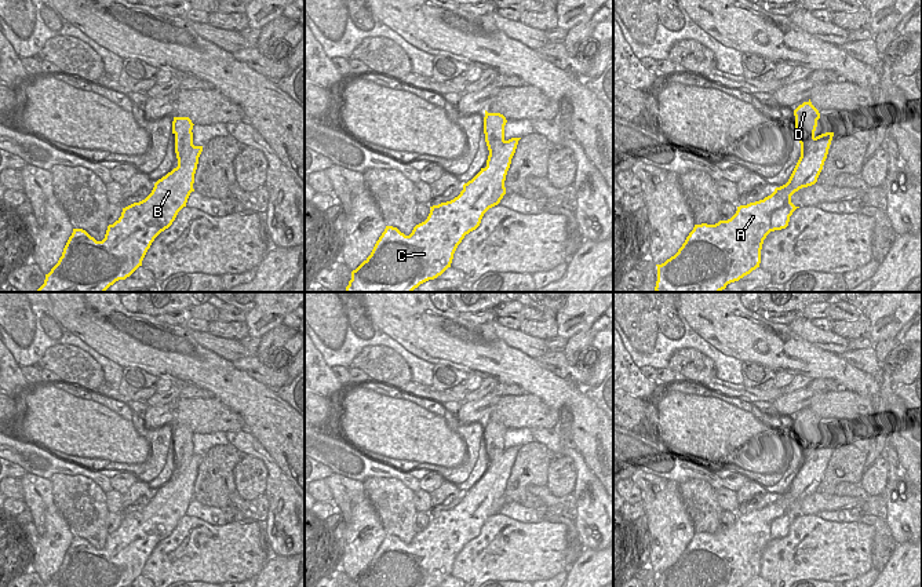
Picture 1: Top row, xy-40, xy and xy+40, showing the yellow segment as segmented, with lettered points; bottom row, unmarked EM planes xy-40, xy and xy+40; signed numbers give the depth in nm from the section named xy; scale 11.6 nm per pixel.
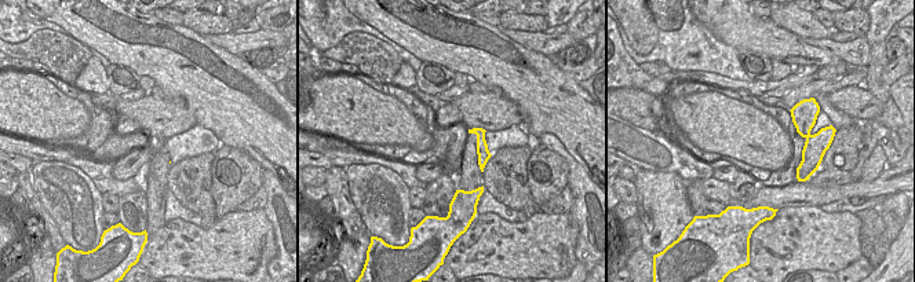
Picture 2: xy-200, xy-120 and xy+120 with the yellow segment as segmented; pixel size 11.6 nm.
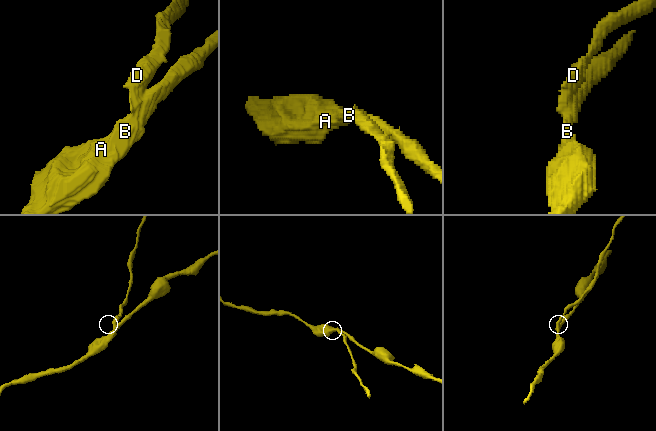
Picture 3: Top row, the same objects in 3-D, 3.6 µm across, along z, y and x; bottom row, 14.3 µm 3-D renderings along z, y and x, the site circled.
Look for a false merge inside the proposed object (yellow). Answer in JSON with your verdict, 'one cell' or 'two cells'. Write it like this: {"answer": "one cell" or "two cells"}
{"answer": "two cells"}

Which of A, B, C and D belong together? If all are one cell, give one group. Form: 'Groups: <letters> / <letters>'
Groups: A B C / D

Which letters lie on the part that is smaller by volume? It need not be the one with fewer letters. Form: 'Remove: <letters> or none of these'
Remove: D

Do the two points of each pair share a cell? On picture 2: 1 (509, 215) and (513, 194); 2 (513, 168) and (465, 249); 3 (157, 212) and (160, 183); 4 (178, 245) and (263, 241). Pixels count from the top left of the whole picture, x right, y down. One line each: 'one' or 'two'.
1: two
2: two
3: one
4: one

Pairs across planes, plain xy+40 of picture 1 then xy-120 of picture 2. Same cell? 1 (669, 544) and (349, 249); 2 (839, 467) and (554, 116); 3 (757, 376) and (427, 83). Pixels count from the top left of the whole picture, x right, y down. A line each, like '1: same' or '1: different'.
1: same
2: different
3: same

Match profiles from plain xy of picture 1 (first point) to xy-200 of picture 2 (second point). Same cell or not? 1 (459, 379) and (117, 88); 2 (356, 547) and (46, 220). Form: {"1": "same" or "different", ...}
{"1": "same", "2": "different"}

